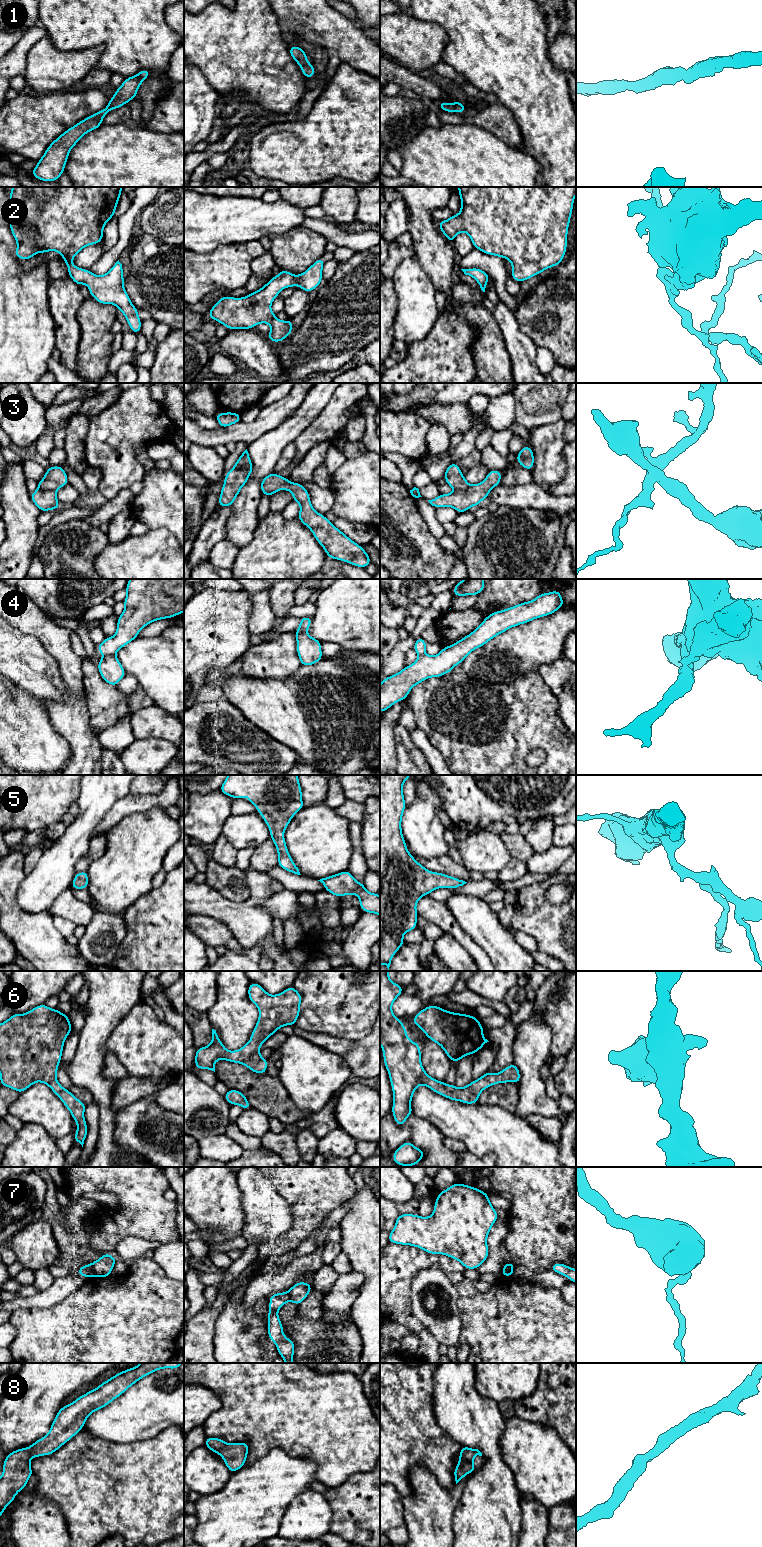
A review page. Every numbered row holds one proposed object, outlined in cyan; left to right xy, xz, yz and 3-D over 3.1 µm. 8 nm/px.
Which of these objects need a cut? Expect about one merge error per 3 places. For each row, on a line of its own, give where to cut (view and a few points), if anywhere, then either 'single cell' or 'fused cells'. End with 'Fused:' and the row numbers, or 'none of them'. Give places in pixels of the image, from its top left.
1: no cut; single cell
2: no cut; single cell
3: cut in xy along (38, 487), (55, 492); fused cells
4: cut in xy along (114, 654), (104, 657); fused cells
5: no cut; single cell
6: no cut; single cell
7: cut in xy along (90, 1263), (94, 1275); fused cells
8: no cut; single cell
Fused: 3, 4, 7

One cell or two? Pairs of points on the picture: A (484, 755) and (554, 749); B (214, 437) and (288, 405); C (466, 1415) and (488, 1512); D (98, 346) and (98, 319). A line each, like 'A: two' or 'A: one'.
A: one
B: one
C: one
D: one

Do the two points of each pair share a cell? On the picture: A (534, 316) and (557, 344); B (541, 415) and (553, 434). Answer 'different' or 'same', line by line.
A: same
B: different

